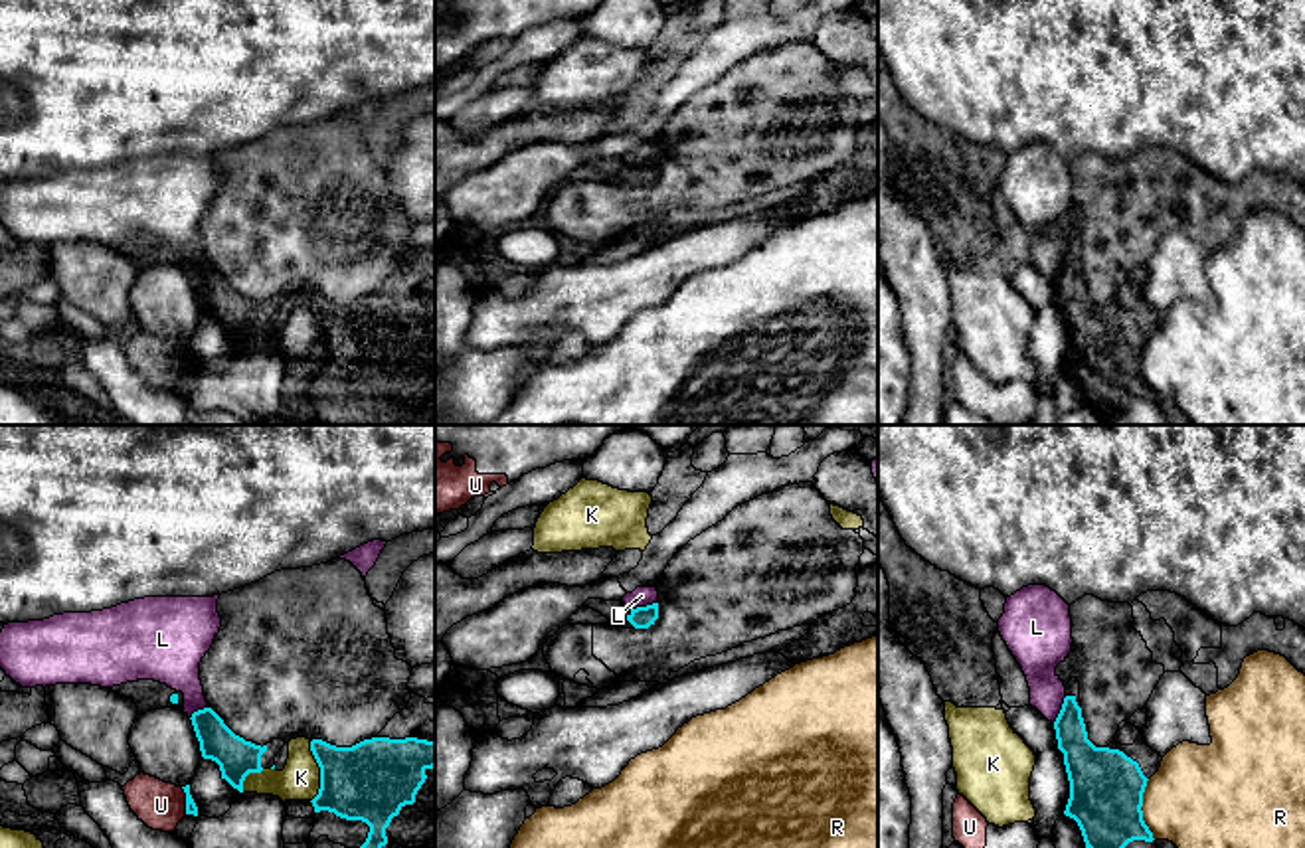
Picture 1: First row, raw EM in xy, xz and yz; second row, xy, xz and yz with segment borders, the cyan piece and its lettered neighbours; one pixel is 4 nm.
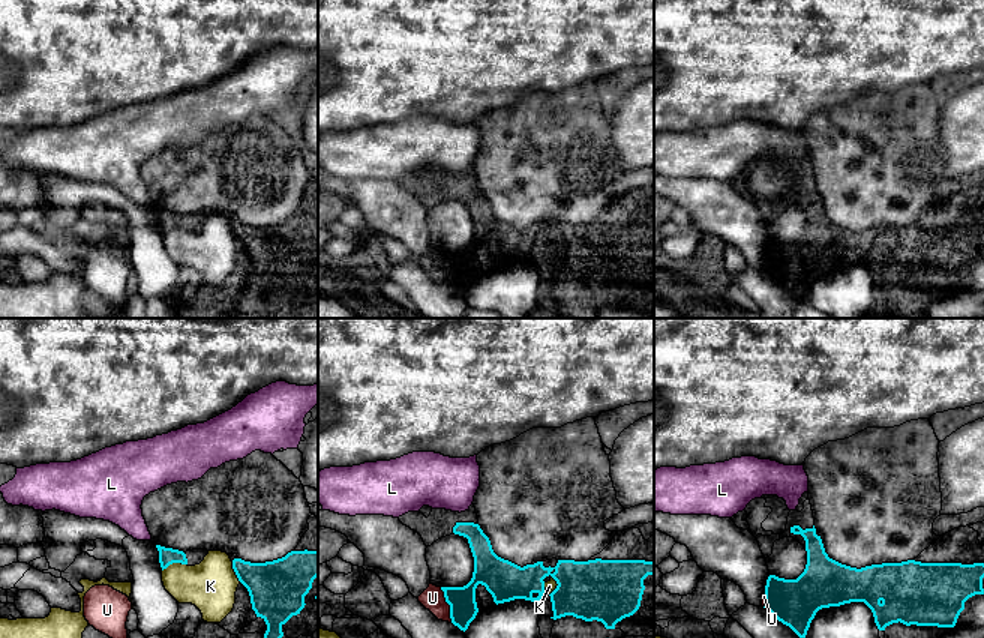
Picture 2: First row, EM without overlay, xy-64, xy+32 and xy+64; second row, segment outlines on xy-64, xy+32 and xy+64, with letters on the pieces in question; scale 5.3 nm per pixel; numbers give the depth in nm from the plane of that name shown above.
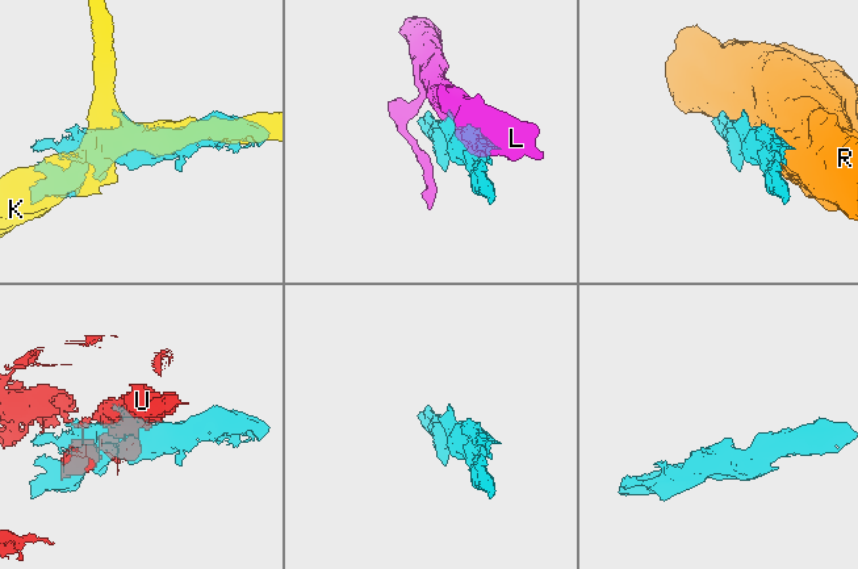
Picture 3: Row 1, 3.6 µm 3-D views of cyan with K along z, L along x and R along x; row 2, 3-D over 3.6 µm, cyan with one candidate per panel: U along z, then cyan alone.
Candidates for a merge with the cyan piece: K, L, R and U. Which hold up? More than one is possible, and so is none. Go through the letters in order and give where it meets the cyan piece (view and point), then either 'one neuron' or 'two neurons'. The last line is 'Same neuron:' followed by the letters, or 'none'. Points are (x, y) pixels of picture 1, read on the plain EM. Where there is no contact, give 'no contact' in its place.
K: xy (321, 329) | two neurons
L: yz (1060, 267) | two neurons
R: yz (1139, 366) | two neurons
U: xy (186, 358) | two neurons
Same neuron: none

